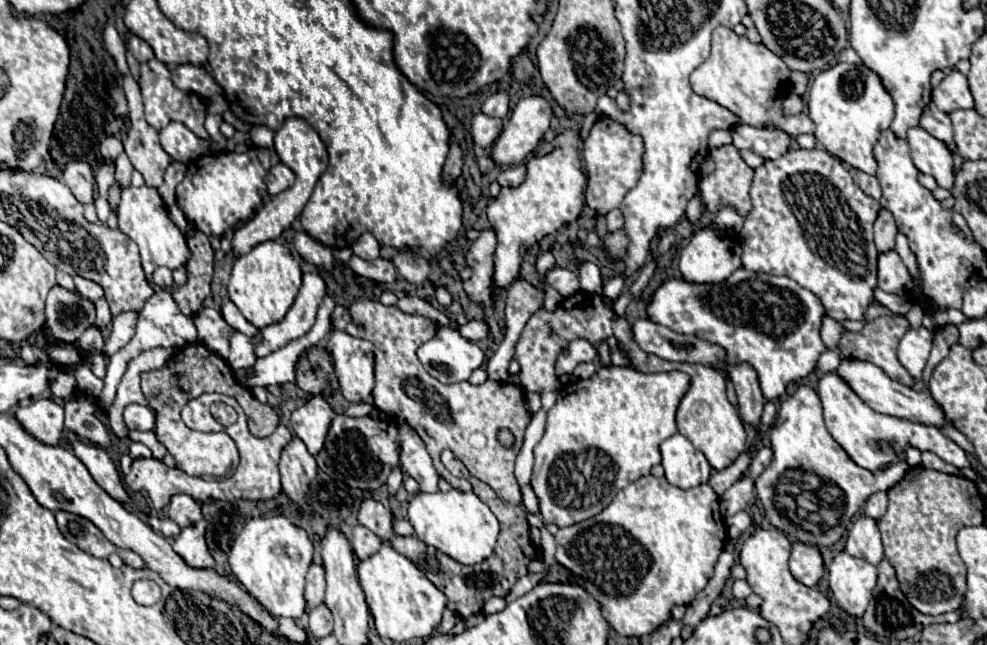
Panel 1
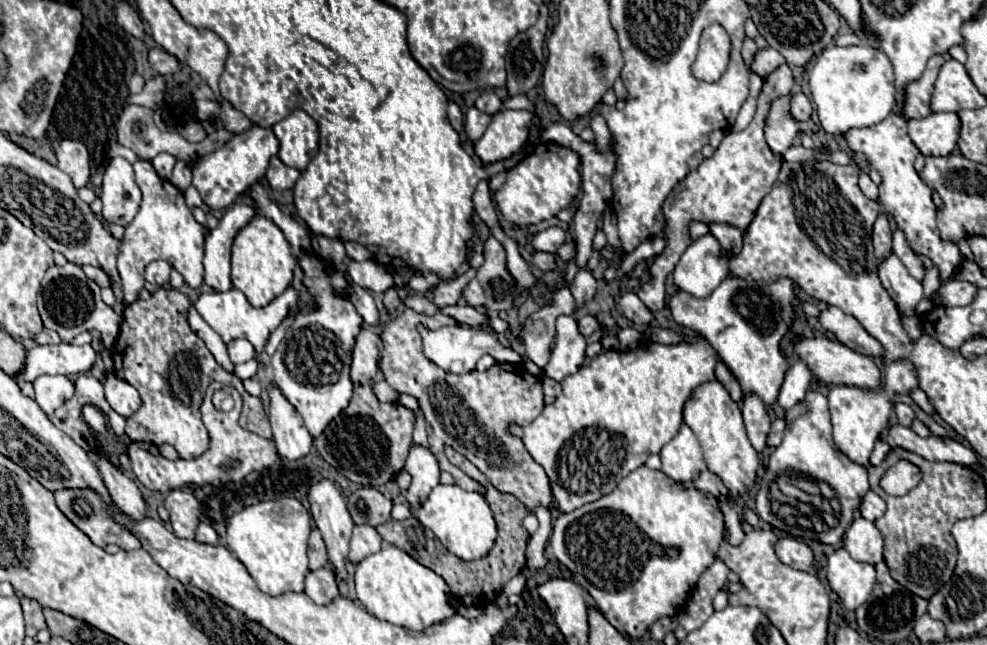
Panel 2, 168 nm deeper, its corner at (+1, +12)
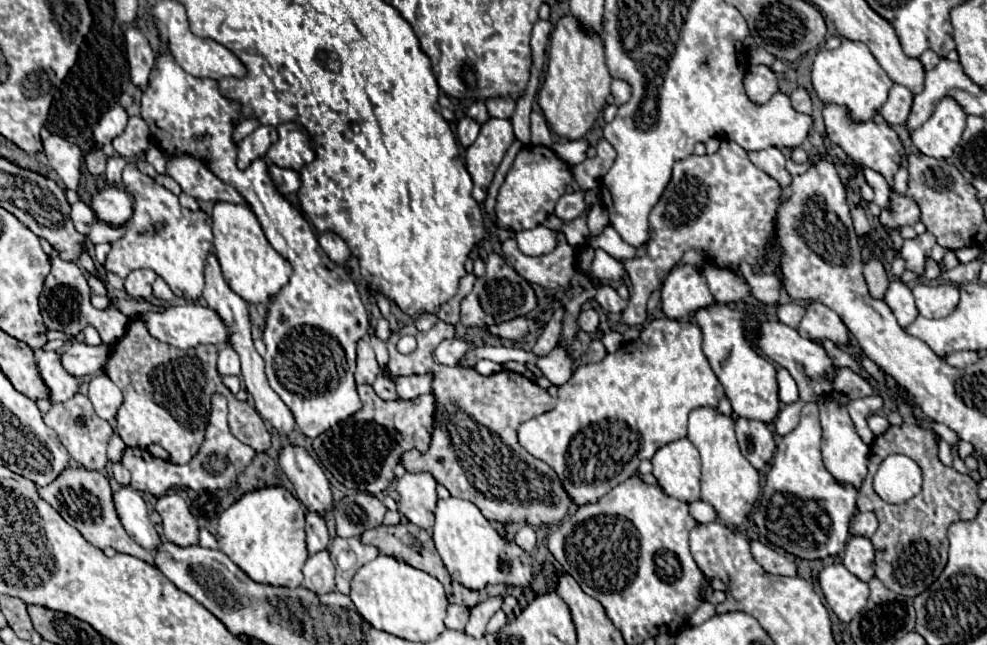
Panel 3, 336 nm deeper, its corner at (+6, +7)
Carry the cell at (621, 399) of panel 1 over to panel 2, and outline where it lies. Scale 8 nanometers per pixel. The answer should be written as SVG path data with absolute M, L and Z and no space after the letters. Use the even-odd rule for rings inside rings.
M694 338L694 344L664 346L656 342L642 344L636 350L616 352L604 350L596 358L588 360L576 374L566 376L560 386L562 394L554 404L544 406L542 414L522 428L522 440L530 456L546 470L554 496L554 508L560 512L572 512L588 502L594 502L610 494L624 476L640 468L650 454L658 454L660 448L678 434L682 424L682 406L690 398L692 390L704 380L714 378L716 352L702 338Z

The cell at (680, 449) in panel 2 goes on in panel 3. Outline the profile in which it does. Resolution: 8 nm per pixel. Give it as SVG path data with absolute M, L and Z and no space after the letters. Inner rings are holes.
M683 437L679 441L663 445L651 459L653 475L659 487L683 503L699 499L701 459L693 443Z

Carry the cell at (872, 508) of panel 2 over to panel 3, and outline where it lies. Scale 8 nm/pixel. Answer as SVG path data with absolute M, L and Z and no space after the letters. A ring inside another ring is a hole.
M857 513L851 529L853 529L853 535L861 535L861 537L871 539L871 535L877 529L877 519L873 513Z

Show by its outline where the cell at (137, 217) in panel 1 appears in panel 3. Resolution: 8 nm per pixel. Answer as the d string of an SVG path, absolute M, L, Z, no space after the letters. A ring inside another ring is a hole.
M129 163L123 171L123 187L131 193L133 217L125 223L127 231L121 239L111 243L107 255L107 269L119 277L129 275L135 269L153 269L177 297L197 301L205 285L205 259L213 249L211 217L205 211L191 211L181 207L177 195L157 185L149 175L143 175L135 163Z

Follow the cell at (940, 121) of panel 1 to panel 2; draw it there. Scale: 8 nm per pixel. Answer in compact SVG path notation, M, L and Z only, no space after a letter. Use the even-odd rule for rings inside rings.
M932 56L926 64L926 70L918 82L912 82L906 88L906 118L926 118L932 114L930 102L934 92L934 82L938 78L938 72L946 60L942 56Z

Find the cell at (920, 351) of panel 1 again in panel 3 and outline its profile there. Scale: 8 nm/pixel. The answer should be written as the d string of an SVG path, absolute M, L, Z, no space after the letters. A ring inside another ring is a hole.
M825 397L819 401L819 413L821 413L821 427L823 427L823 463L825 469L845 485L853 485L855 489L861 489L865 475L867 475L867 459L869 459L869 447L861 441L861 437L855 431L855 425L845 409L845 405L837 403L831 397Z

